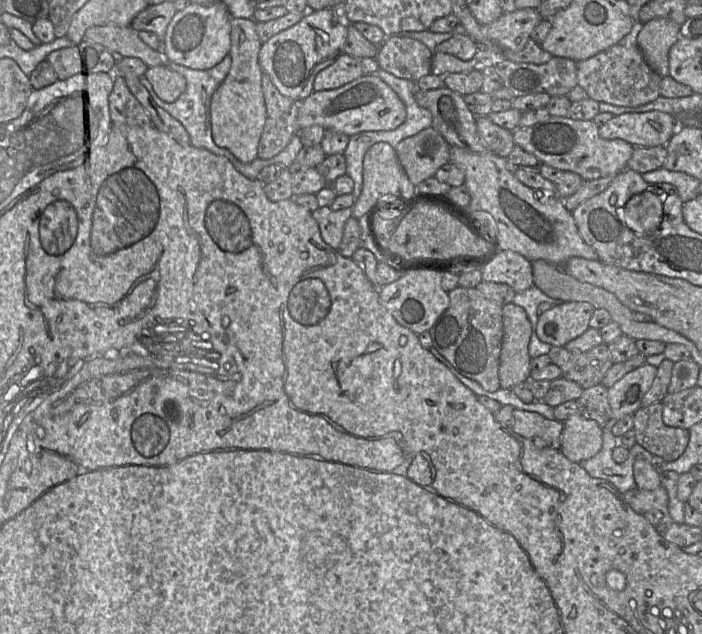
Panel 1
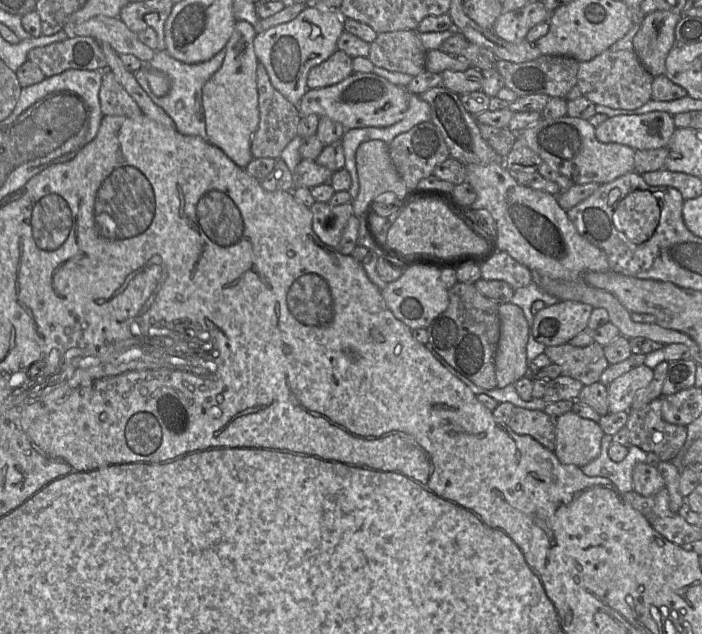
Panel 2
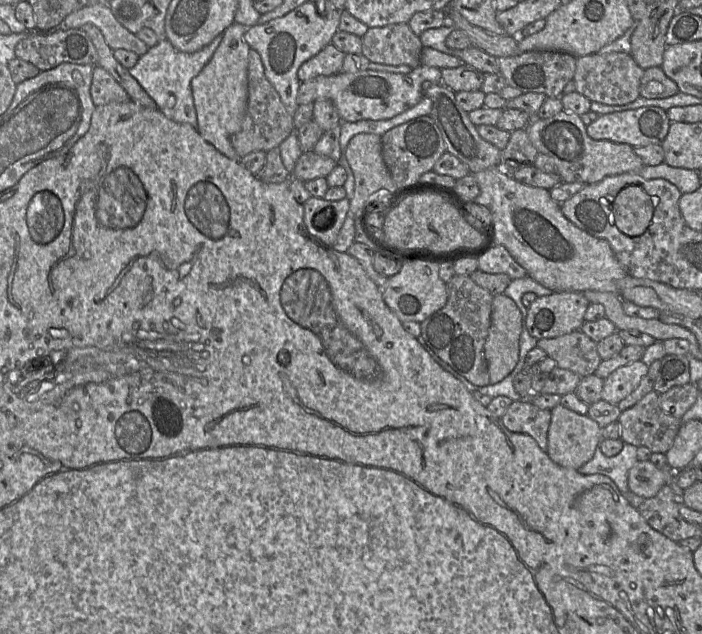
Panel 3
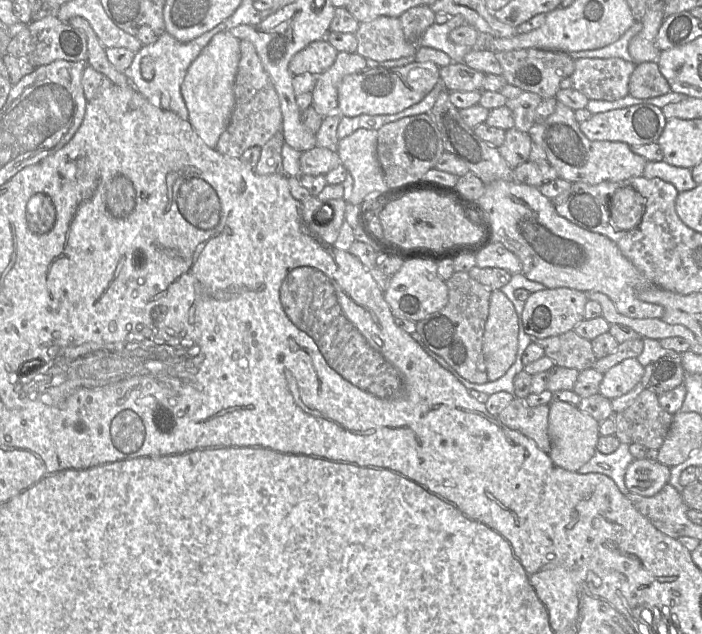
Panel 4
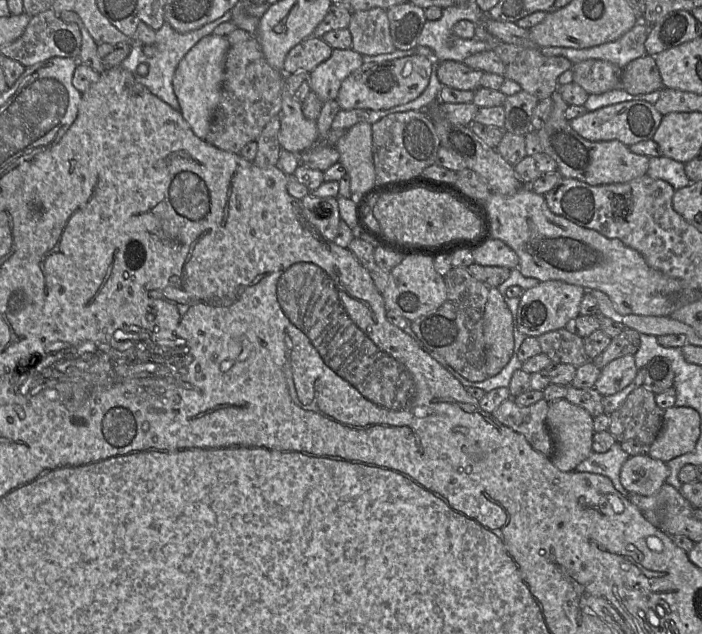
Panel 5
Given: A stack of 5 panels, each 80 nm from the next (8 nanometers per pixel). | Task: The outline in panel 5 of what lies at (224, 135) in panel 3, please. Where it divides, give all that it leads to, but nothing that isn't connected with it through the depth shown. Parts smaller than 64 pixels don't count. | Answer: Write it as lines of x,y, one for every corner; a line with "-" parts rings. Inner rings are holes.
214,34
205,36
181,59
174,74
173,89
182,115
192,131
204,140
220,101
228,50
229,41
226,36

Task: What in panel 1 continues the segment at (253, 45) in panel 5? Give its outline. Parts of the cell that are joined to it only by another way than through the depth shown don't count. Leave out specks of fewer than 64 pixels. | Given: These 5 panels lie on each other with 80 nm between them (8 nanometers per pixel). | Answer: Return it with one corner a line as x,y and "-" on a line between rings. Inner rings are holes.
262,74
262,91
266,121
258,144
257,157
270,159
278,155
298,135
299,103
282,95
270,77

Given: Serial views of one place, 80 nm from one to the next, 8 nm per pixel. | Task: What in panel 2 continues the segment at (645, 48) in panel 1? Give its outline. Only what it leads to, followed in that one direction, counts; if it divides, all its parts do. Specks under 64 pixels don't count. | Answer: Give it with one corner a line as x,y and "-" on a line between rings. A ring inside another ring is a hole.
657,10
644,16
633,38
633,51
652,75
665,74
665,61
675,45
675,27
681,14

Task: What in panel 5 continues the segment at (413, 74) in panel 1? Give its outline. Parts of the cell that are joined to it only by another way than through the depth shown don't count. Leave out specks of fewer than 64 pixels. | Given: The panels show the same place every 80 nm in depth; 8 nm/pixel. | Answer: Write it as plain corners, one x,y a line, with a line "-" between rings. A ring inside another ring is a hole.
372,8
351,13
347,28
352,37
352,47
360,55
375,56
395,50
386,10

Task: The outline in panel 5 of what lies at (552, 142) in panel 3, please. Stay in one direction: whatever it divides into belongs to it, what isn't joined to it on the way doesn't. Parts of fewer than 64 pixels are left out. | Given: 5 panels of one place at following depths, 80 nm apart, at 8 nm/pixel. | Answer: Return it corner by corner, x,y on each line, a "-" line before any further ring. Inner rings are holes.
555,91
551,95
553,110
545,125
537,131
543,152
557,163
557,171
564,178
573,178
590,185
625,183
647,174
649,157
630,151
619,140
592,142
581,137
565,117
569,106

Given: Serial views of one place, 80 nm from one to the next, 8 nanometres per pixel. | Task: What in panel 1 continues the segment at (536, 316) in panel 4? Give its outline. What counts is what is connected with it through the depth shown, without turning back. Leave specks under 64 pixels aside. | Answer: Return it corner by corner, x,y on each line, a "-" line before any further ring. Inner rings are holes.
563,302
541,313
536,334
552,346
565,346
588,328
595,308
587,302

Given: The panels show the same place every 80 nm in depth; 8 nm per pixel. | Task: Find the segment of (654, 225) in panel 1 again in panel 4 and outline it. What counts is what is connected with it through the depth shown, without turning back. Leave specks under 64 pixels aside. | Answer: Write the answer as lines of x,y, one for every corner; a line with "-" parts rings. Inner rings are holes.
635,189
618,190
611,199
611,222
621,230
637,227
646,209
646,199

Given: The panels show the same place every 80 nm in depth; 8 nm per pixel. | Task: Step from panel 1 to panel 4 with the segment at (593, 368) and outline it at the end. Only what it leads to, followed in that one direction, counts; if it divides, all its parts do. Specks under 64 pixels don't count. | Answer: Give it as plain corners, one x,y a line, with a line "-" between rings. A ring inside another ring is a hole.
570,330
560,335
533,339
555,365
582,371
594,366
597,358
590,340

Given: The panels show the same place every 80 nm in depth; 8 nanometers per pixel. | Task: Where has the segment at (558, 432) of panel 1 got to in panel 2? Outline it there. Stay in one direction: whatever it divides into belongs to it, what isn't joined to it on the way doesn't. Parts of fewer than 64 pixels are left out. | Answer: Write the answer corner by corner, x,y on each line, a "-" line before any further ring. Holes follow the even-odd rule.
514,407
507,426
516,434
530,436
549,451
554,451
556,419
544,411

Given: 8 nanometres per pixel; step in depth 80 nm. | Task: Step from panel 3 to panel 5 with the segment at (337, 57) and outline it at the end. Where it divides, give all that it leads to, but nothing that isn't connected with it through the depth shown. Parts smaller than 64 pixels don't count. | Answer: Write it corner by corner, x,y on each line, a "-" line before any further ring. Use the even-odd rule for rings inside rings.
311,36
294,46
284,61
285,75
295,72
311,72
319,64
330,58
331,48
322,38

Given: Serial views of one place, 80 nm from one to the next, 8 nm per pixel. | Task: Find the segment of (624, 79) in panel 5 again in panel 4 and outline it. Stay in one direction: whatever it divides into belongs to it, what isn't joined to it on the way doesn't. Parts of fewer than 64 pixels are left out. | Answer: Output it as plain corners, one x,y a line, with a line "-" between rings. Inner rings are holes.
656,62
636,64
628,84
629,95
636,98
662,96
671,91

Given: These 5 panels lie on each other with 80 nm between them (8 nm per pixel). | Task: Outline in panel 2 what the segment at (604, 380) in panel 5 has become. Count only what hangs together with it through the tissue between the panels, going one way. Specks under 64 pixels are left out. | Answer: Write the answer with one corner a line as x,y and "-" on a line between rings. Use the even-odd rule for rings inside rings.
645,364
635,367
616,378
607,386
608,407
612,413
631,409
635,396
649,385
653,379
653,369

